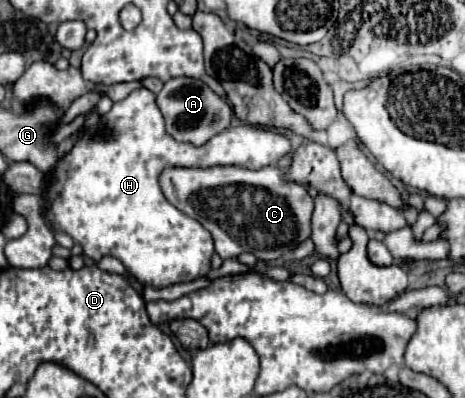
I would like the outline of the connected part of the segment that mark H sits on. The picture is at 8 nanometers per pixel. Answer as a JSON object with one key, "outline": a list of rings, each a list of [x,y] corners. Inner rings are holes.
{"outline":[[[146,88],[134,90],[126,100],[116,102],[108,114],[104,114],[104,122],[110,130],[114,130],[114,138],[82,138],[74,144],[72,152],[58,162],[56,168],[46,176],[46,220],[50,228],[58,228],[72,236],[78,242],[88,258],[98,262],[102,256],[110,254],[118,258],[128,272],[142,284],[164,288],[178,282],[190,282],[204,276],[210,270],[210,258],[214,254],[214,242],[210,232],[196,220],[188,218],[176,206],[172,206],[160,186],[158,174],[168,166],[216,166],[216,164],[236,164],[244,168],[262,168],[276,164],[282,156],[290,152],[290,142],[278,130],[262,130],[258,126],[236,126],[228,128],[222,134],[208,140],[204,146],[196,148],[192,144],[176,142],[172,136],[164,132],[164,118],[154,102],[154,94]]]}

